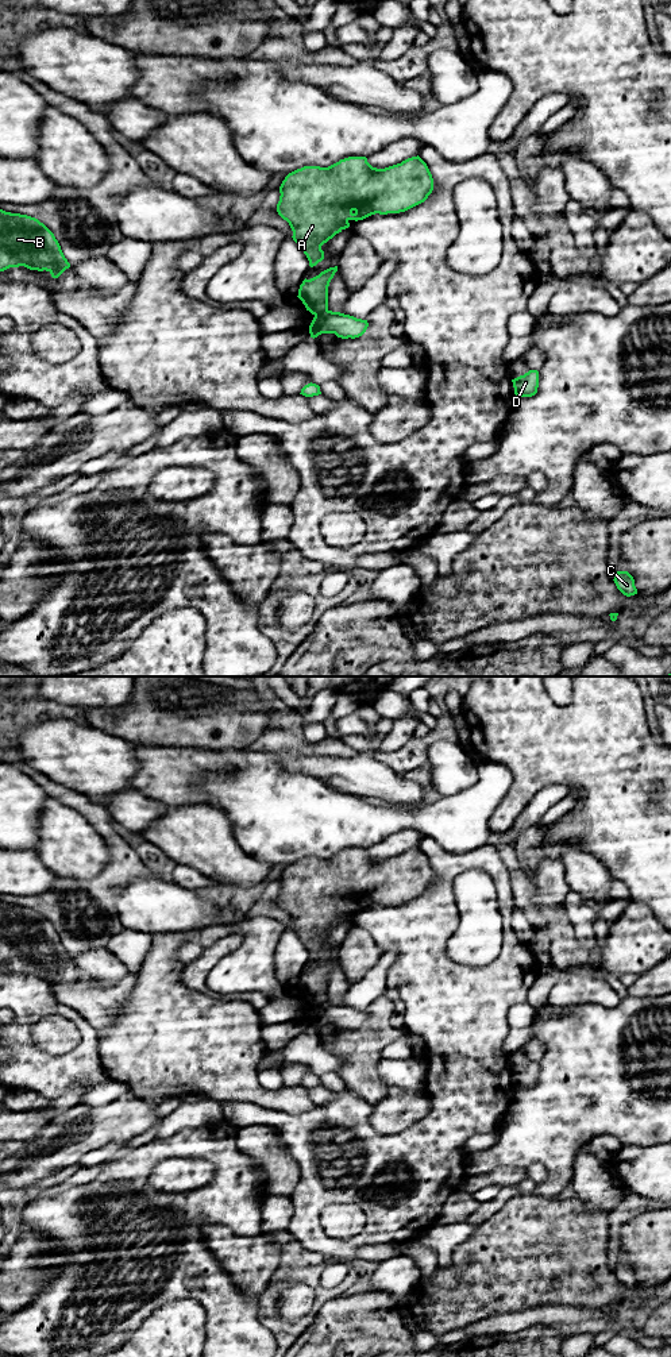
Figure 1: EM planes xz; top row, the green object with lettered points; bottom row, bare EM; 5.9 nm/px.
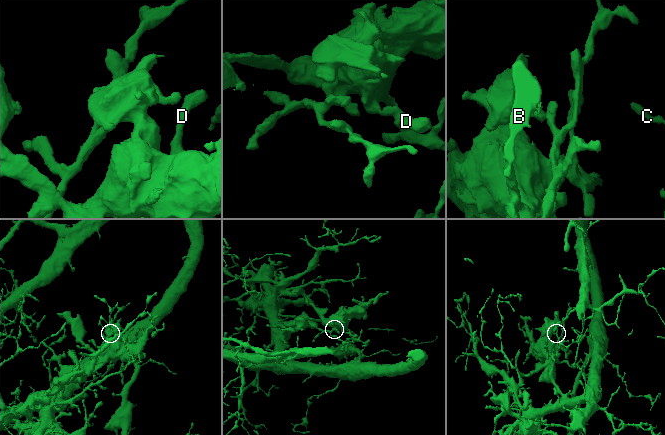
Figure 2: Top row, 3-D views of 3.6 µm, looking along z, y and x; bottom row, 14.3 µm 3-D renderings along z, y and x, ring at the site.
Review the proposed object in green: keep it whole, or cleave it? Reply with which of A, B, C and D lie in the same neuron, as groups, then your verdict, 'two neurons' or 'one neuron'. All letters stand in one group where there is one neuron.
A B D / C; two neurons

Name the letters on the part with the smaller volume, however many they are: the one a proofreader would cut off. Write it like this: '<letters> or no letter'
A, B, D

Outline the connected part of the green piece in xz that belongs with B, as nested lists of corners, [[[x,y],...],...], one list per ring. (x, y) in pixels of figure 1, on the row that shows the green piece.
[[[0,209],[0,271],[24,266],[30,270],[49,271],[58,278],[70,263],[65,258],[54,234],[38,219]]]

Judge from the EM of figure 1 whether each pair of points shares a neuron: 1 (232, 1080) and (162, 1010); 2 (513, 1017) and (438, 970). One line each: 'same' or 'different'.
1: same
2: different

